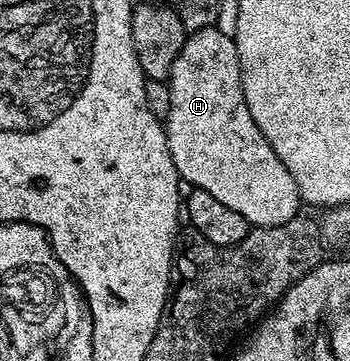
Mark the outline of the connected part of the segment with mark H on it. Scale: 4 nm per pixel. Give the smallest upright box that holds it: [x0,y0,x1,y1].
[165,26,300,227]

